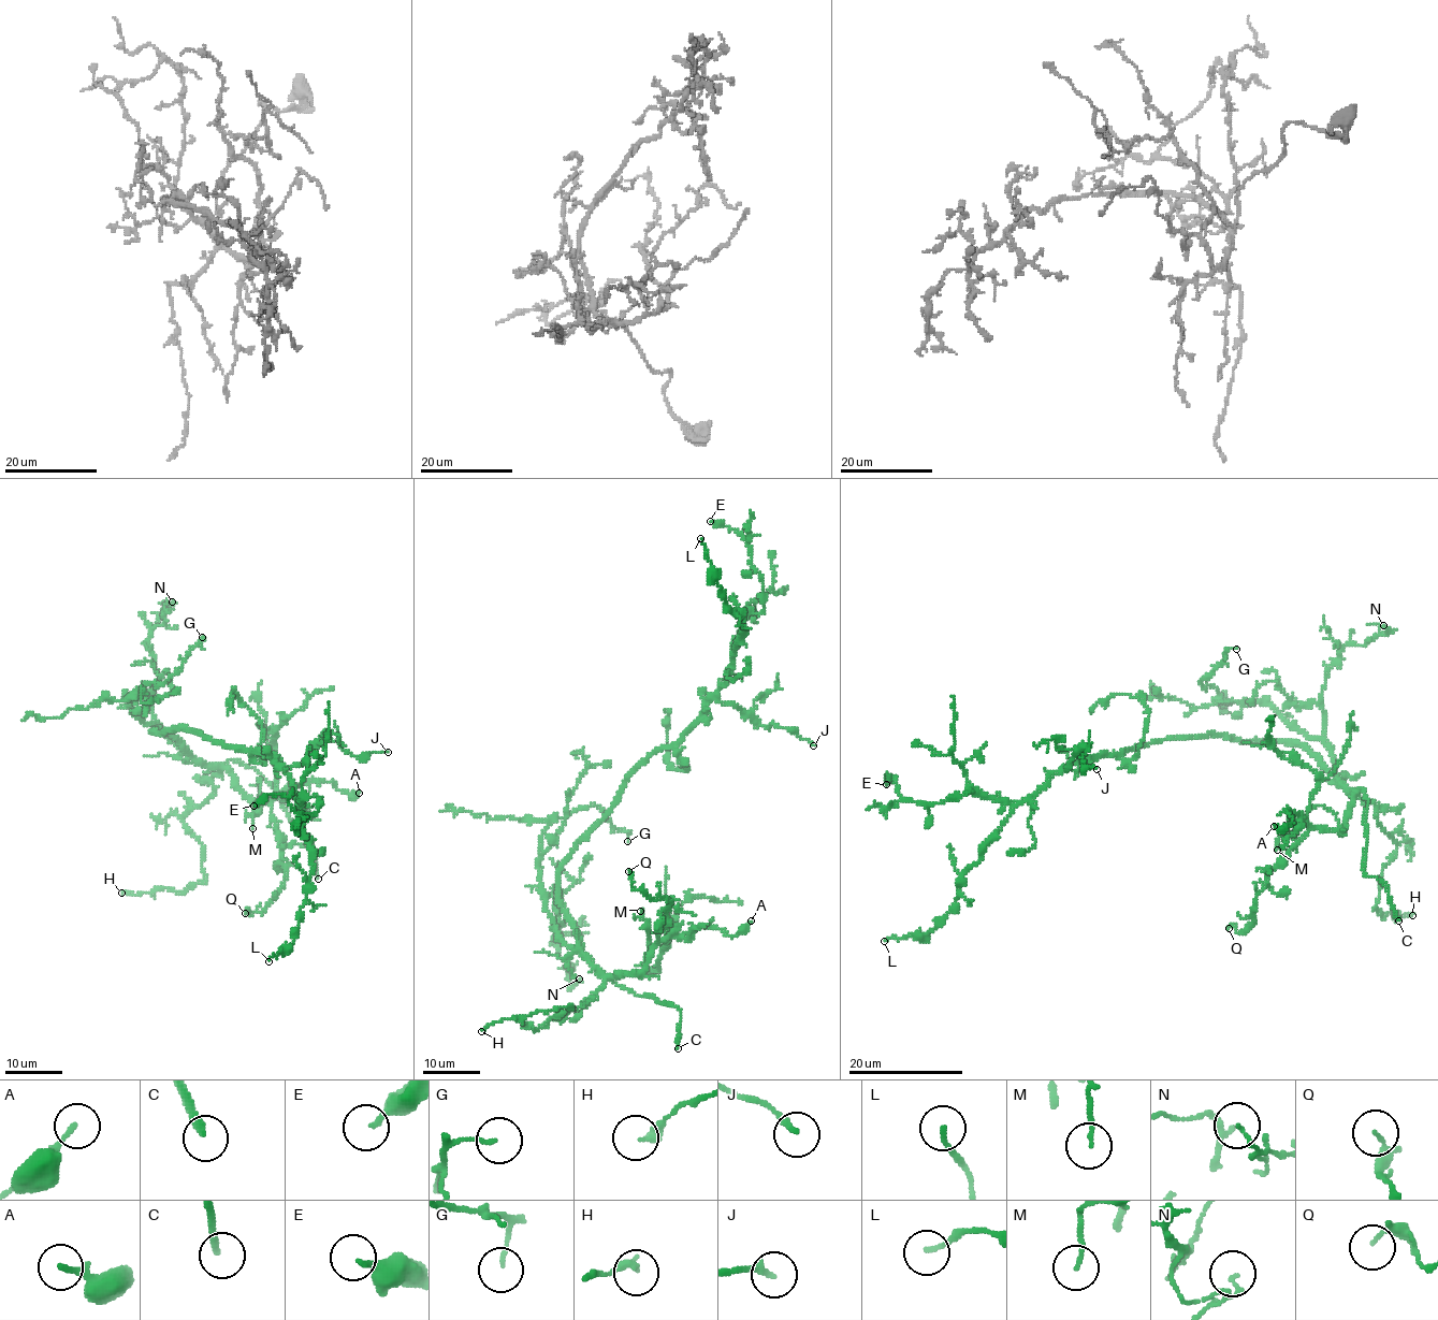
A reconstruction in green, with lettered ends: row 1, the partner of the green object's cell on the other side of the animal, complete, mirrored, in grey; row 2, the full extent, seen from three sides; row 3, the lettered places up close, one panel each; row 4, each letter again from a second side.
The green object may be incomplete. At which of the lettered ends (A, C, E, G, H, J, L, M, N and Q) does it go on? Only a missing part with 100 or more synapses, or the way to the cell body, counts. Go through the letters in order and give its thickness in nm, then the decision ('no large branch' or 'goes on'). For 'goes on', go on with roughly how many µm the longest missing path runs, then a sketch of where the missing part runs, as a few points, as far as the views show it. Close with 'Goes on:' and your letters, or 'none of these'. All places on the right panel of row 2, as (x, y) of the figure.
A: 180 nm thick; no large branch
C: 240 nm thick; goes on; about 30 µm are missing
E: 220 nm thick; no large branch
G: 100 nm thick; no large branch
H: 240 nm thick; no large branch
J: 220 nm thick; no large branch
L: 140 nm thick; no large branch
M: 120 nm thick; no large branch
N: 130 nm thick; no large branch
Q: 120 nm thick; no large branch
Goes on: C

